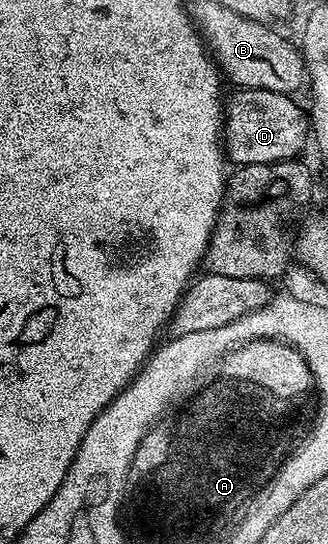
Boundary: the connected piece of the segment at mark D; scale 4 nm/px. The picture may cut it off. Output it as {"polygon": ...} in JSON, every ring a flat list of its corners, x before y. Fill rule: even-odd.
{"polygon":[[237,88,235,92,229,101,227,98,222,122,222,144,227,160,239,167,299,158,304,144,310,141,310,117,305,110,304,113,300,110,297,98,261,89]]}

